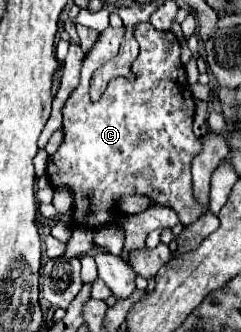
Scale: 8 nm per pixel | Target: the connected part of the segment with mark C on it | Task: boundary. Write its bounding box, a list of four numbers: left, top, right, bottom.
[46,22,204,230]

